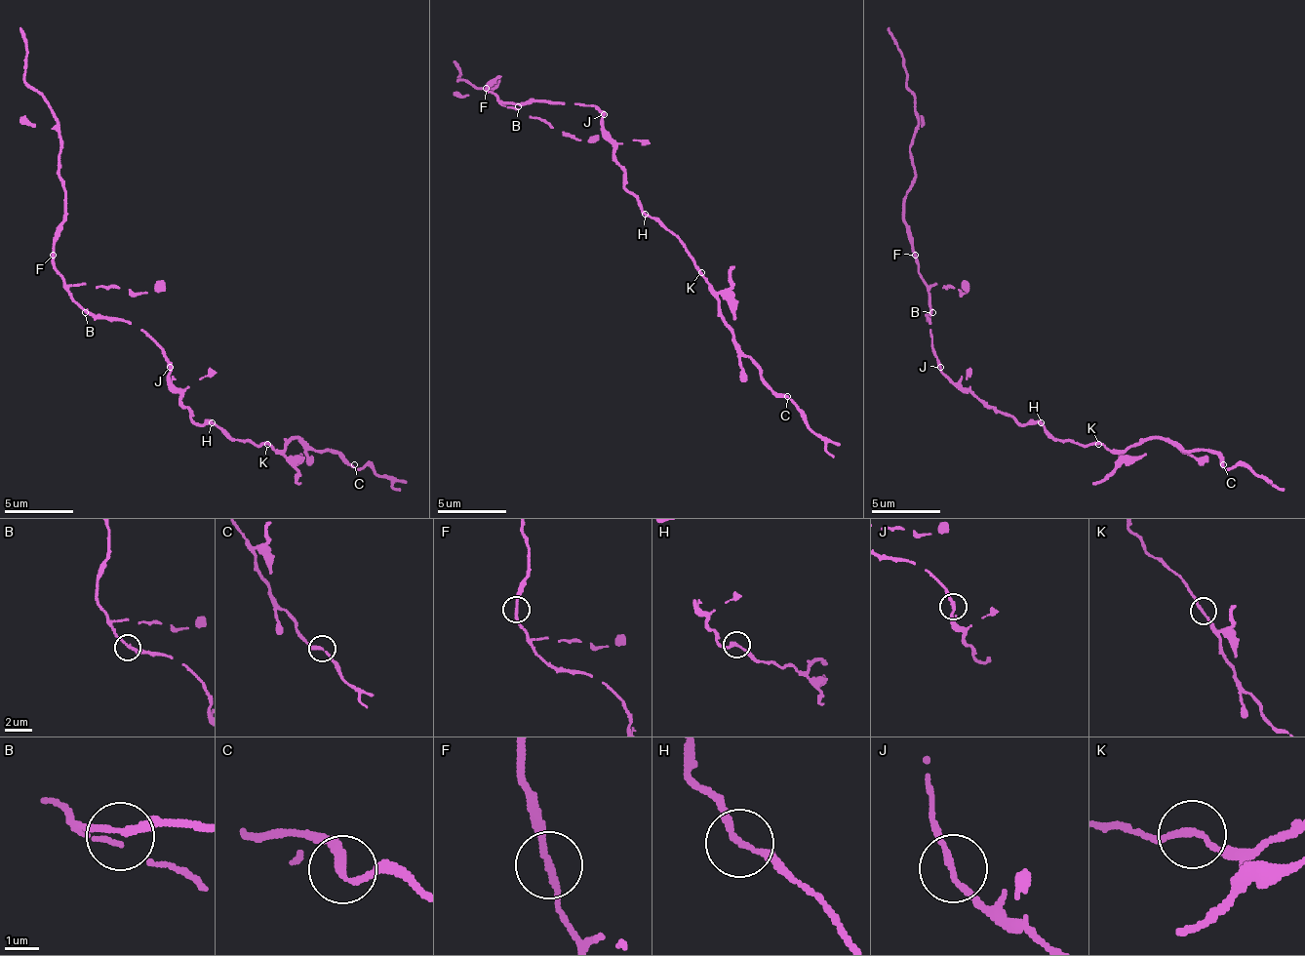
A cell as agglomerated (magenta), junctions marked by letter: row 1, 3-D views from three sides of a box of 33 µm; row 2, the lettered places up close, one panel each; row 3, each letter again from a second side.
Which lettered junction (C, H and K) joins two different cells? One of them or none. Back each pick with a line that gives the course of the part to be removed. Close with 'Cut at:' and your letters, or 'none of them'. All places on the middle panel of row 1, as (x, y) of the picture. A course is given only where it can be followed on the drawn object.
Cut at: none of them

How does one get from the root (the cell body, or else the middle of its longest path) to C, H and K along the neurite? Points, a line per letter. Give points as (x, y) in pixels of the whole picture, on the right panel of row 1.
C: (954, 381), (1019, 423), (1040, 423), (1057, 440), (1127, 451), (1167, 437), (1185, 451), (1212, 451), (1223, 464)
H: (954, 381), (977, 399), (984, 399), (999, 413), (1008, 413), (1019, 423), (1040, 423)
K: (954, 381), (977, 399), (984, 399), (999, 413), (1008, 413), (1019, 423), (1040, 423), (1057, 440), (1098, 444)

